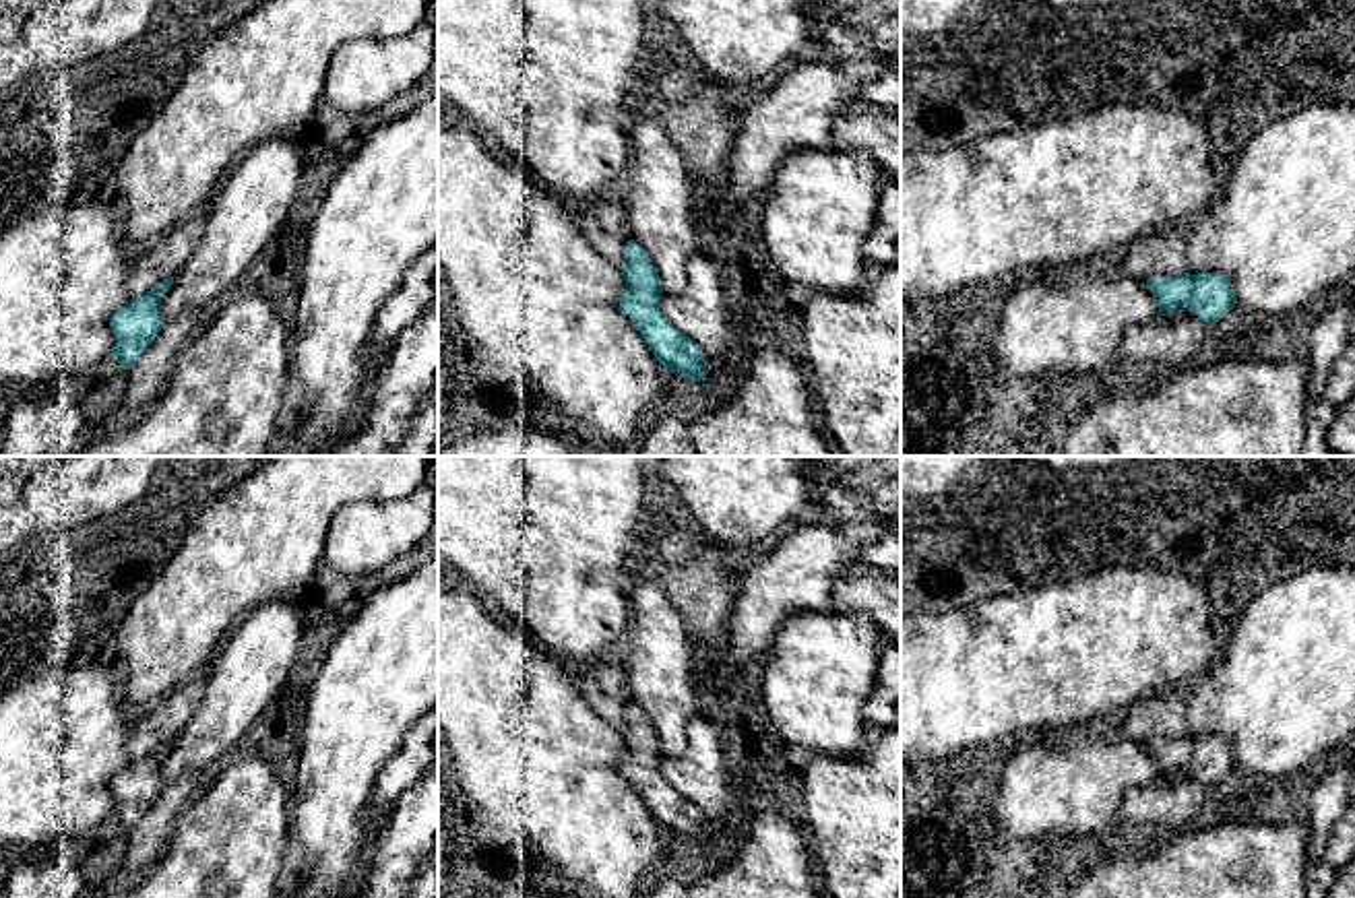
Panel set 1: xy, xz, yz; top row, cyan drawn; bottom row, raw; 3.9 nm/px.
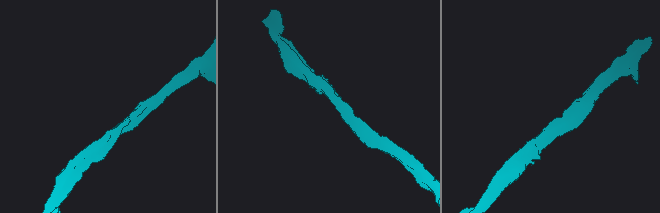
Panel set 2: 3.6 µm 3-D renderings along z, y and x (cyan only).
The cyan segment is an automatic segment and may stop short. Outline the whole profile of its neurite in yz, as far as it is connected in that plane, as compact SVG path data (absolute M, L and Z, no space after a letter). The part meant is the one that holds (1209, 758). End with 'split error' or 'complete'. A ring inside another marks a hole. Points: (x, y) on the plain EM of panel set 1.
M1221 735L1146 741L1146 751L1159 760L1157 778L1171 778L1179 770L1188 770L1204 787L1215 789L1227 774L1235 770L1231 743Z; complete

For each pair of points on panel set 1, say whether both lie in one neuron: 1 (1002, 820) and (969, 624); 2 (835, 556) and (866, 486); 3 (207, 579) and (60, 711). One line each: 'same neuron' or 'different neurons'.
1: different neurons
2: different neurons
3: different neurons

